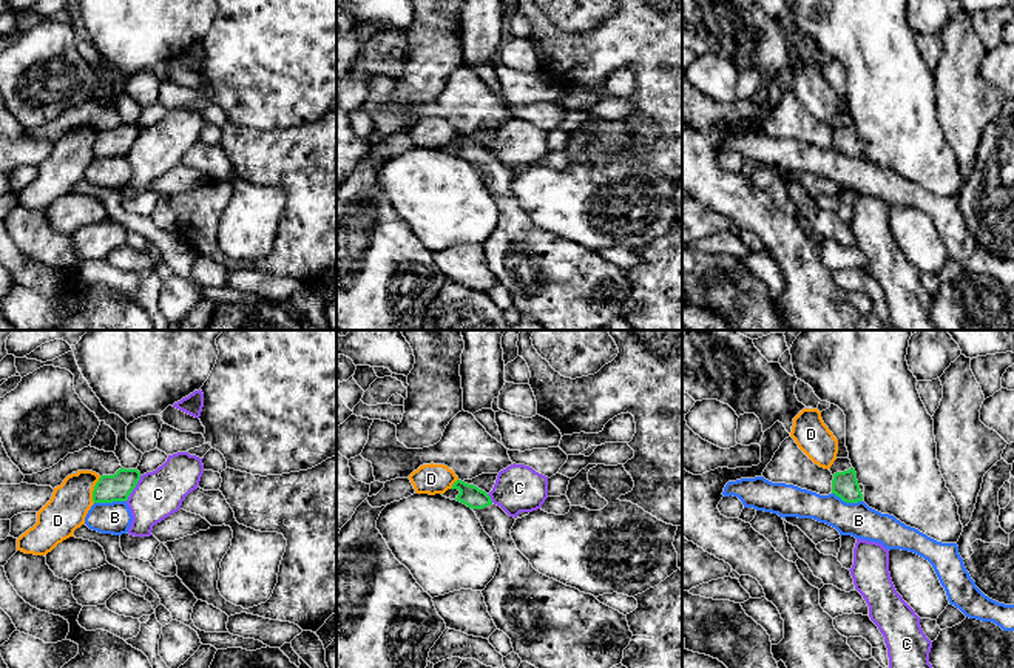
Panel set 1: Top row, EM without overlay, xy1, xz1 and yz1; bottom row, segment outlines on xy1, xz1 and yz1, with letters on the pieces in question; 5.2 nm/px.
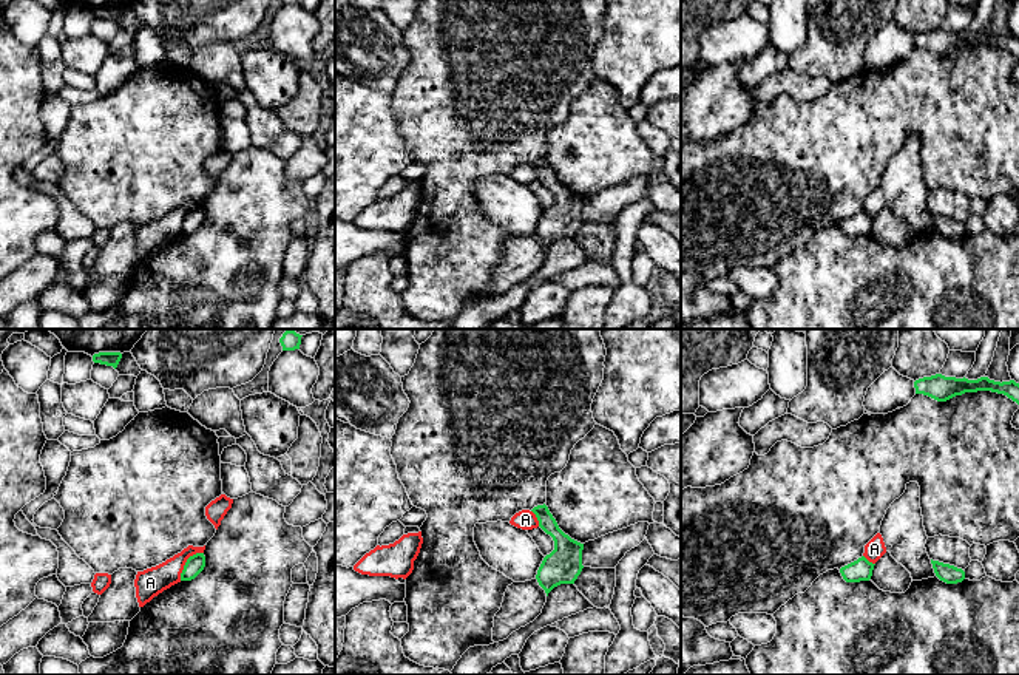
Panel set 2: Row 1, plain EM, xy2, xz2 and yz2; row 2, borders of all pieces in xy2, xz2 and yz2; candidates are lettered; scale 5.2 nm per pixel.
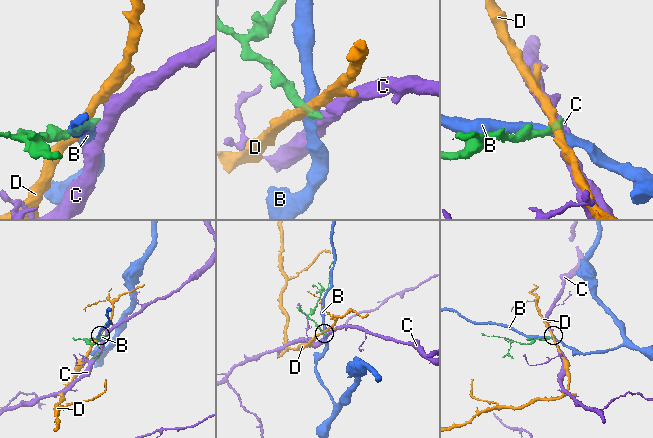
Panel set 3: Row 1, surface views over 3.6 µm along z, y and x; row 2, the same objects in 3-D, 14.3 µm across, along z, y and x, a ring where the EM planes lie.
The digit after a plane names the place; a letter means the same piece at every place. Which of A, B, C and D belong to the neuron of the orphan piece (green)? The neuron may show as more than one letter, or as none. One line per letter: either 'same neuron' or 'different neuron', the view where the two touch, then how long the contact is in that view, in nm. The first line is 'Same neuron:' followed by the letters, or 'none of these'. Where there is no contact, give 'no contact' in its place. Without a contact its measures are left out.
Same neuron: none of these
A: different neuron | xy2 | 200 nm
B: different neuron | xy1 | 170 nm
C: different neuron | xy1 | 160 nm
D: different neuron | xy1 | 140 nm

